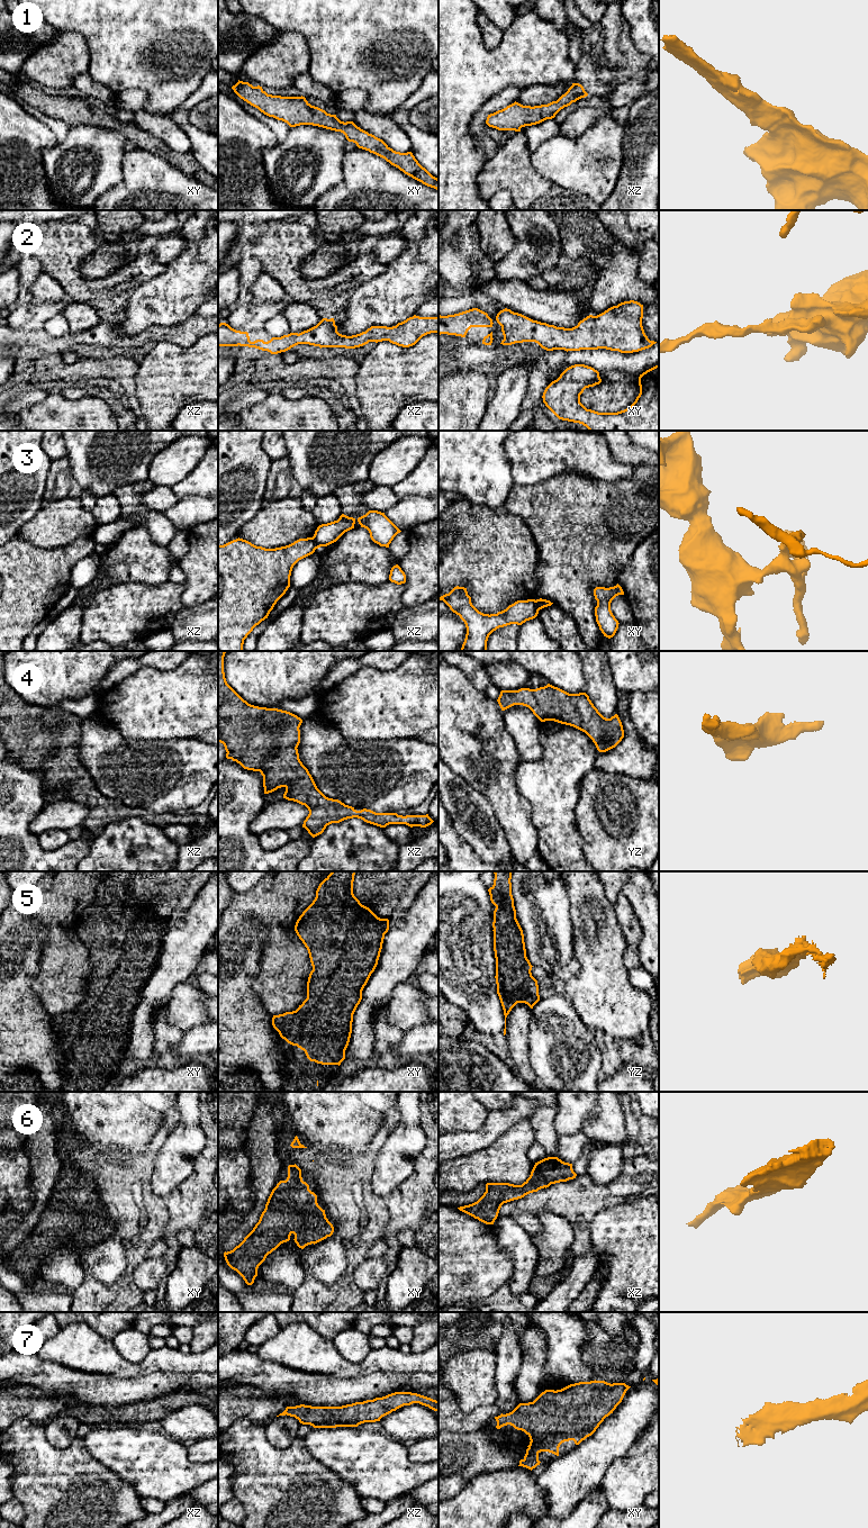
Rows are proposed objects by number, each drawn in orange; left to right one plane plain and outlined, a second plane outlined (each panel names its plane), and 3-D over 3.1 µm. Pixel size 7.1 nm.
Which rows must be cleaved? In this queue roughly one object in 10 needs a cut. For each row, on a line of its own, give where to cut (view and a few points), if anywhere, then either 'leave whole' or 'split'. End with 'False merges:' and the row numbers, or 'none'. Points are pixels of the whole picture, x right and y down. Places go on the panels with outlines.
1: cut none; leave whole
2: cut none; leave whole
3: cut xz (312, 538), (318, 546); split
4: cut none; leave whole
5: cut none; leave whole
6: cut none; leave whole
7: cut none; leave whole
False merges: 3

